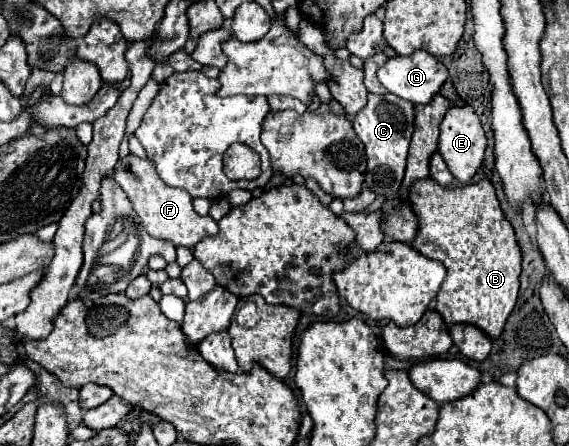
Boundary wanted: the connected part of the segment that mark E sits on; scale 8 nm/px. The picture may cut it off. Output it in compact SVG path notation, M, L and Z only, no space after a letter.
M470 105L462 107L450 107L440 123L440 139L438 139L438 153L442 155L448 171L454 175L456 181L468 183L474 173L480 169L482 159L484 159L484 149L486 149L486 137L480 125L478 115Z

